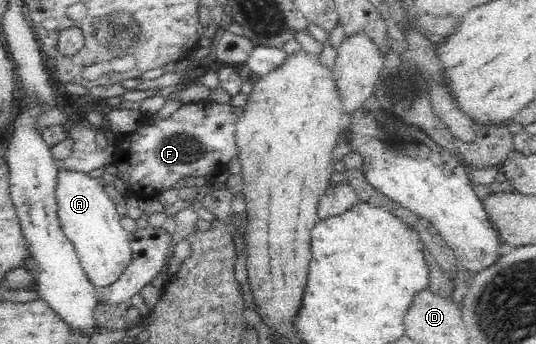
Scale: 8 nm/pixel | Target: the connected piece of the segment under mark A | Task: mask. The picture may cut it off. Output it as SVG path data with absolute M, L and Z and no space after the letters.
M68 169L57 172L55 195L63 233L74 245L90 282L97 288L112 284L132 260L129 232L124 230L114 202L97 178L87 172Z

